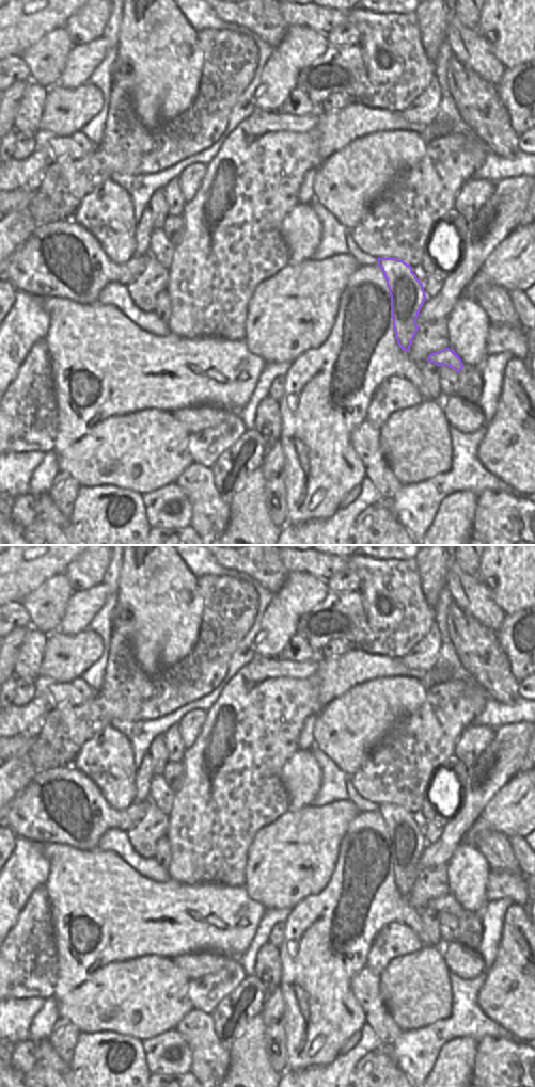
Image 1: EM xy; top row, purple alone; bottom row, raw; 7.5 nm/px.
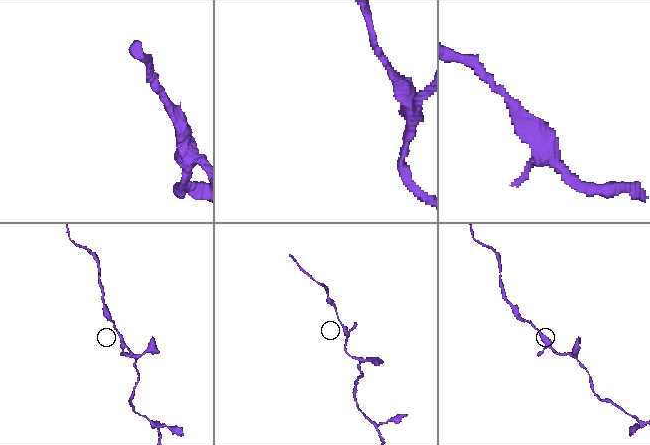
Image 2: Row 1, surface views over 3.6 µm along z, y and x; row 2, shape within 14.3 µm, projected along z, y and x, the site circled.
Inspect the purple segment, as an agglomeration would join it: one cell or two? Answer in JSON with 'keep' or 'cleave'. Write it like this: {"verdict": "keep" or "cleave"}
{"verdict": "keep"}

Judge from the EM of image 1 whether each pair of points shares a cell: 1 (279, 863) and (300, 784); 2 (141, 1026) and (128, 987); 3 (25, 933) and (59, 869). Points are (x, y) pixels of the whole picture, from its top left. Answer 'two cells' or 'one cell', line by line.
1: two cells
2: one cell
3: two cells

